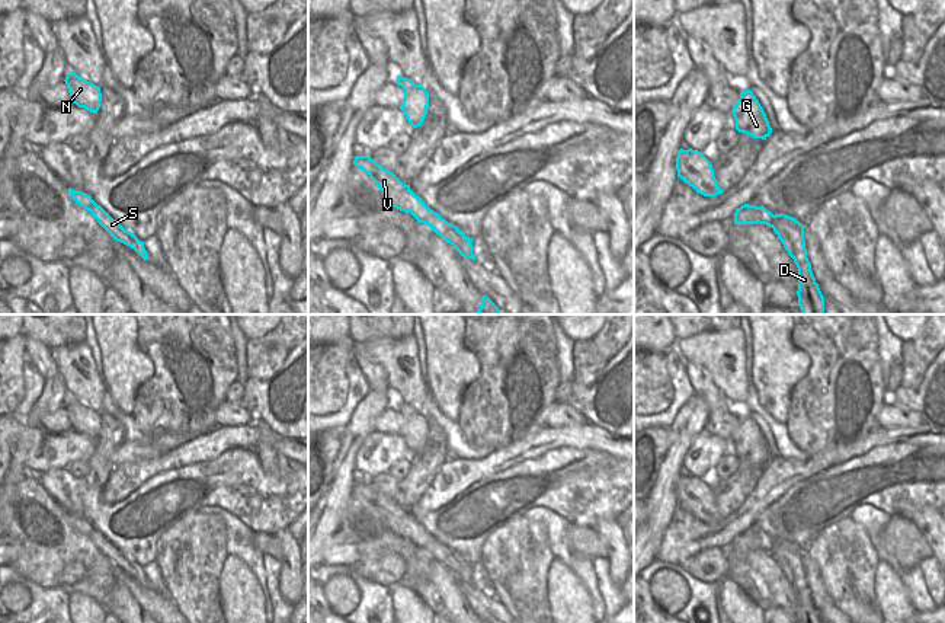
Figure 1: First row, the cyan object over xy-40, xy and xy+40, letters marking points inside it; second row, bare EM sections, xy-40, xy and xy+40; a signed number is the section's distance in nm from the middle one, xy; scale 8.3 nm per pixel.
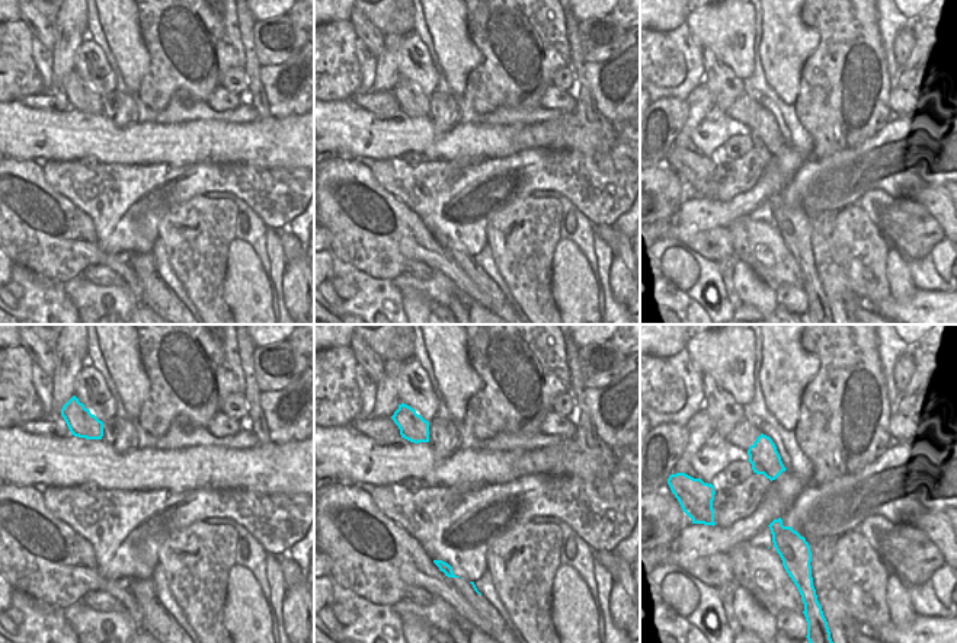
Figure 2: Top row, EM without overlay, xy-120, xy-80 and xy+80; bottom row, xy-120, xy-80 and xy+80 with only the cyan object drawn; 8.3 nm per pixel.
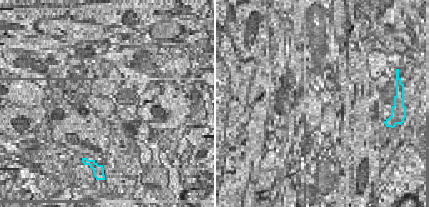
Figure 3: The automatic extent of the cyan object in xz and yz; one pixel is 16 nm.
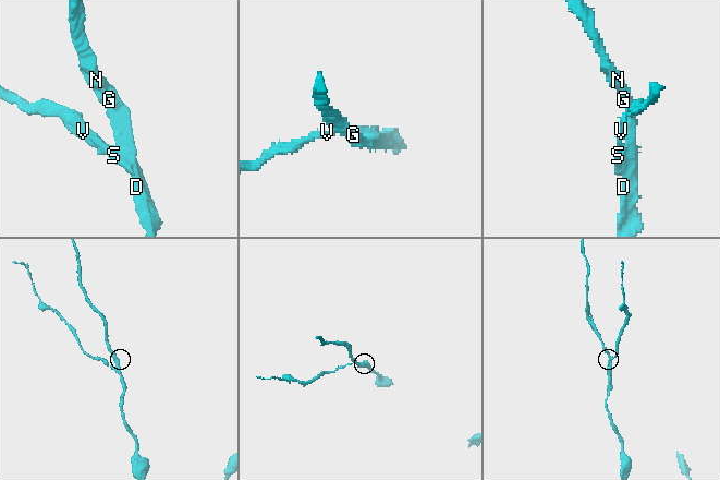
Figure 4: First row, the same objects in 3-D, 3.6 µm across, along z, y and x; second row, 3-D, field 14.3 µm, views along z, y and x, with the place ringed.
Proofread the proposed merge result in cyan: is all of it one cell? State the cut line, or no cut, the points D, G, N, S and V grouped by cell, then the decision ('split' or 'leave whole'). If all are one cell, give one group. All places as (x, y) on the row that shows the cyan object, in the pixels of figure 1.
xy (471, 239), (470, 242), (463, 240), (458, 251) | D G N / S V | split

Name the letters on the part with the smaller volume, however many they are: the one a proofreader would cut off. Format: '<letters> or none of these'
S, V

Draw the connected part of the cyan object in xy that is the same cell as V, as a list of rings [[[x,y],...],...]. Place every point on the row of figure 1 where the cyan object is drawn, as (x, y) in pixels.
[[[356,156],[353,164],[369,175],[377,186],[384,192],[387,201],[397,210],[410,213],[417,223],[427,224],[438,236],[451,243],[458,252],[462,240],[472,243],[457,226],[448,223],[438,213],[430,210],[410,185],[403,183],[393,172],[379,166],[371,156]]]

